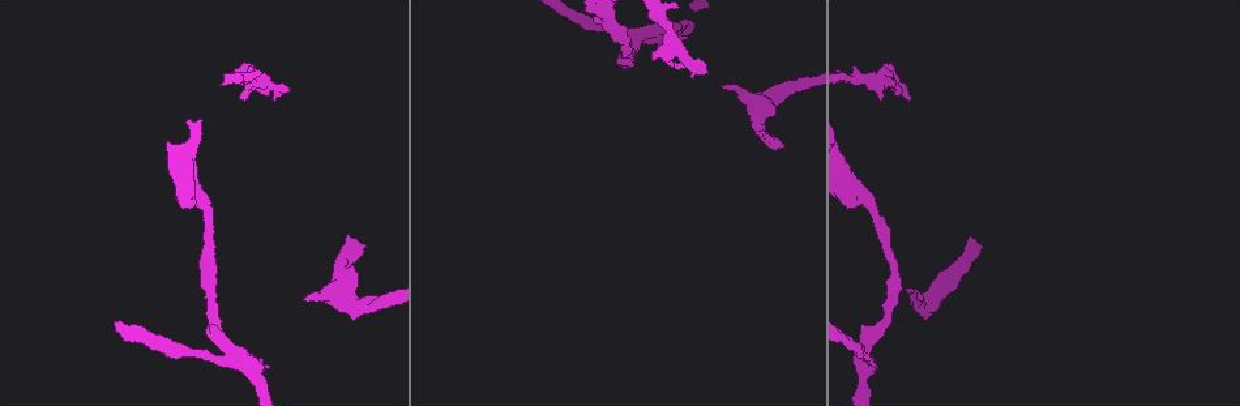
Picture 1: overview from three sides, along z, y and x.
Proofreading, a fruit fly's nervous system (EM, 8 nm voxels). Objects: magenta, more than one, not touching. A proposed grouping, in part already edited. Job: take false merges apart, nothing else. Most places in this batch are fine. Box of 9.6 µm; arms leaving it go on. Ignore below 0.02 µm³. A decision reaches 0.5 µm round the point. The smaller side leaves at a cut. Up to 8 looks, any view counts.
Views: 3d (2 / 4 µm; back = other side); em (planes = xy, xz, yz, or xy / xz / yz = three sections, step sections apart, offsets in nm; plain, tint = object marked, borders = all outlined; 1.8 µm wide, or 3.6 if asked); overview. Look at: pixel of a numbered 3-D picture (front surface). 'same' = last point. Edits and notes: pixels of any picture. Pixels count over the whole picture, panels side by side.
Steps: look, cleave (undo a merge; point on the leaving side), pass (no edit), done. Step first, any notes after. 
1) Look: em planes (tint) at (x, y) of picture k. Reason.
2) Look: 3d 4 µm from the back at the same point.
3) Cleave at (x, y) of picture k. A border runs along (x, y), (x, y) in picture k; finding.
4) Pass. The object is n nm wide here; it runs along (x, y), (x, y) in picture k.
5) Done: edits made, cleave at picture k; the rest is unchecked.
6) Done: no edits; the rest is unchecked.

Look: 3d 4 µm at (644, 35) of picture 1. A fork.

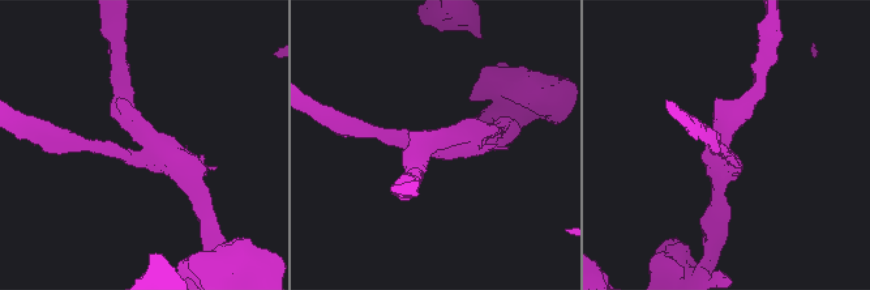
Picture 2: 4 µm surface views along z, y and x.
Look: em planes (borders) at (434, 146) of picture 2. Now the EM.

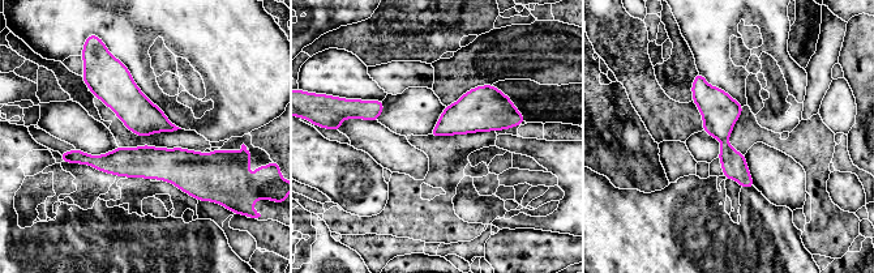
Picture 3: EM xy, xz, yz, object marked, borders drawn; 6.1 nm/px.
Cleave at (735, 166) of picture 3. A border runs along (727, 140), (722, 143) in picture 3; a second neuron is stuck on.

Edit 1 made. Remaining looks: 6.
Look: 3d 2 µm at (859, 191) of picture 1. Thick turns thin.

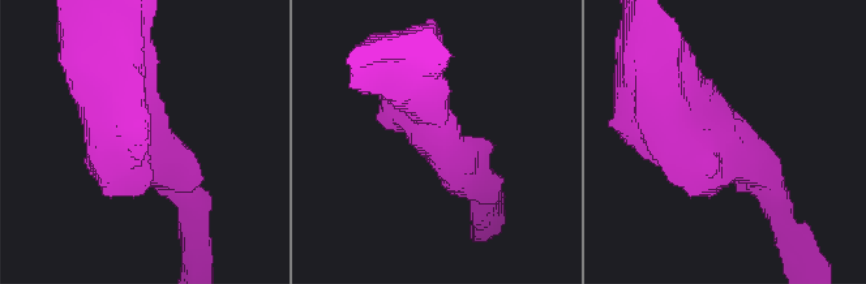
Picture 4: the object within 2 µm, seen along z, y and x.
Look: em planes (tint) at (425, 134) of picture 4.

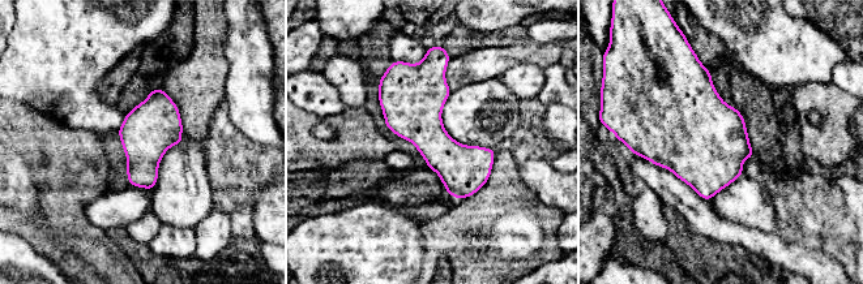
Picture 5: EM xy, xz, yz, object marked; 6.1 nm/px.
Pass. The object is 260 nm wide here; all the same neuron.

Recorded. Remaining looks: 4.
Done: edits made, cleave at picture 3; the rest is unchecked.

